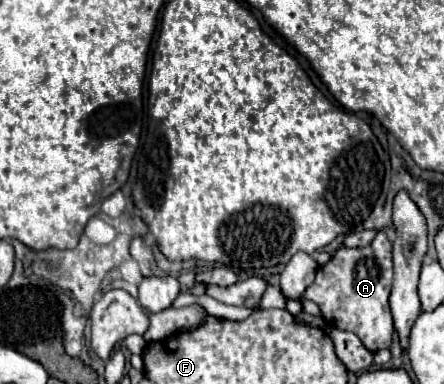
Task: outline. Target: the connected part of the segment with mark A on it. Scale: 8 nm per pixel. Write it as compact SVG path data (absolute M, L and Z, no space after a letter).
M384 230L376 232L370 246L356 250L336 250L332 260L318 268L316 280L302 296L320 306L324 320L340 330L354 332L370 352L392 346L394 320L388 306L392 286L392 244Z

